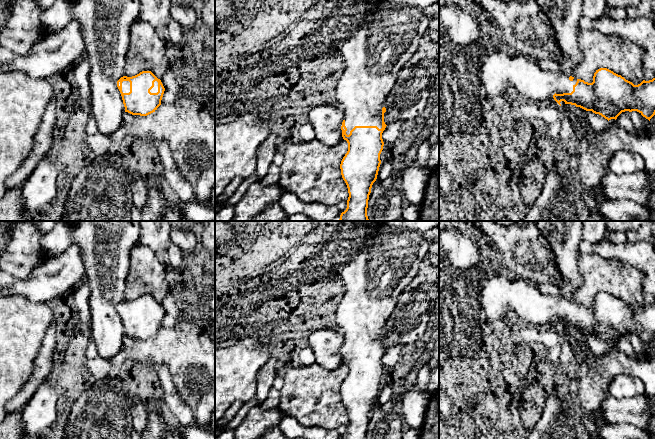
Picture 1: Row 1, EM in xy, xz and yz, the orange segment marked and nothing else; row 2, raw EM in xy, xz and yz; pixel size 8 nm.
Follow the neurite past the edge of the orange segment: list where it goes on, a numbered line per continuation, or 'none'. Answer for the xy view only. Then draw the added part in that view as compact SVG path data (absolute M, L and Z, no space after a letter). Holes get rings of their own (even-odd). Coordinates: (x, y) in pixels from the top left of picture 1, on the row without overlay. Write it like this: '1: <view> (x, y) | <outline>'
1: xy (125, 308) | M123 305L122 306L122 316L123 317L129 317L130 316L130 306L129 305Z

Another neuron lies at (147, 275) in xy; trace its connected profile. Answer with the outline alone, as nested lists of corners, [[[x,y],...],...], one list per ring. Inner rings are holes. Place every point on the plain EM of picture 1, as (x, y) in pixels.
[[[135,247],[131,252],[124,300],[132,301],[142,295],[151,295],[161,303],[172,291],[174,282],[170,267],[161,263],[155,253],[147,247]]]

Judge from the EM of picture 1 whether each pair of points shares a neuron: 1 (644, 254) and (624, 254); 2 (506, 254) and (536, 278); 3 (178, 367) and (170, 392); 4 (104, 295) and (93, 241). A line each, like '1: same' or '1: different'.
1: same
2: same
3: different
4: same

